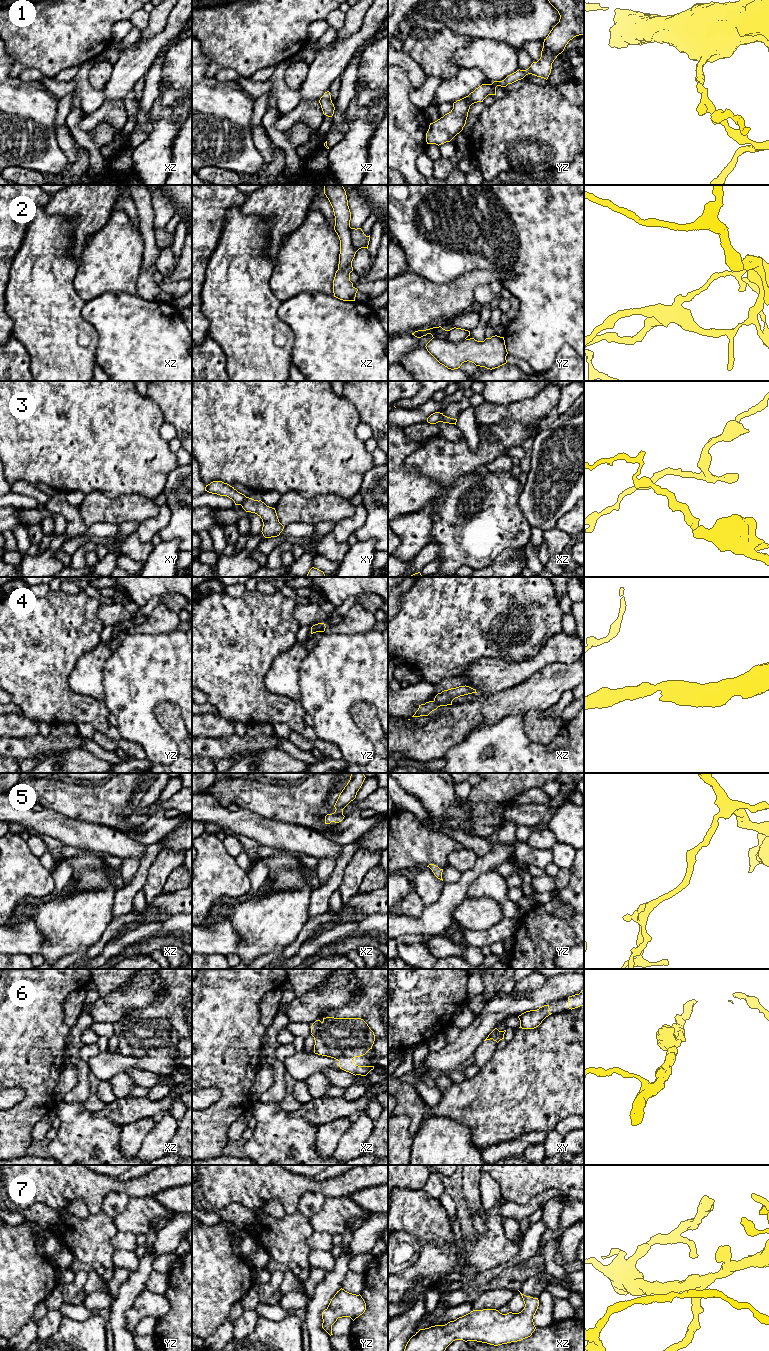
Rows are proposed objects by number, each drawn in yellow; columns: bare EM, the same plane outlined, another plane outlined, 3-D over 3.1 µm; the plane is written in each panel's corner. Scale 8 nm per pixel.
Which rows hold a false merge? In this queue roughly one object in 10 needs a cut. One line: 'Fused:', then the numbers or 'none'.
Fused: 3

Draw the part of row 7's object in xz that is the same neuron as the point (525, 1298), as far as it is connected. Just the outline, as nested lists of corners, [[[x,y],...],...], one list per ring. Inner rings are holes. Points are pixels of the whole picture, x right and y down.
[[[521,1292],[520,1294],[523,1298],[525,1307],[519,1313],[509,1312],[507,1314],[502,1314],[496,1309],[473,1310],[445,1325],[435,1325],[420,1329],[409,1339],[404,1351],[445,1351],[455,1340],[463,1340],[465,1342],[477,1341],[498,1346],[528,1338],[536,1329],[533,1319],[539,1306],[539,1300],[538,1298],[526,1296]]]

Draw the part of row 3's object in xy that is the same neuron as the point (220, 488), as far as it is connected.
[[[222,481],[211,482],[206,485],[205,491],[220,496],[227,496],[234,501],[235,505],[241,505],[247,498],[244,494],[238,492],[234,487]]]

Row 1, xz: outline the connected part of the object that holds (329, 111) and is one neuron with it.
[[[329,91],[324,93],[324,95],[320,98],[319,103],[321,105],[323,114],[328,117],[332,117],[334,114],[335,107],[334,104],[332,103]]]

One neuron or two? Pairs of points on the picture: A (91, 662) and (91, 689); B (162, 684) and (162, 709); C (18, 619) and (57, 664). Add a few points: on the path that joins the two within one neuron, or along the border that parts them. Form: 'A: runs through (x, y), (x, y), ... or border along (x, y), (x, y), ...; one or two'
A: runs through (91, 669), (91, 682); one
B: border along (154, 708), (161, 702), (174, 702), (181, 714); two
C: runs through (30, 631), (43, 642), (46, 652); one

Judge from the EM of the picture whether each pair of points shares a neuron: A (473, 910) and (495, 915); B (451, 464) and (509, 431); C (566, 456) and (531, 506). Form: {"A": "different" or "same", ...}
{"A": "same", "B": "same", "C": "same"}

